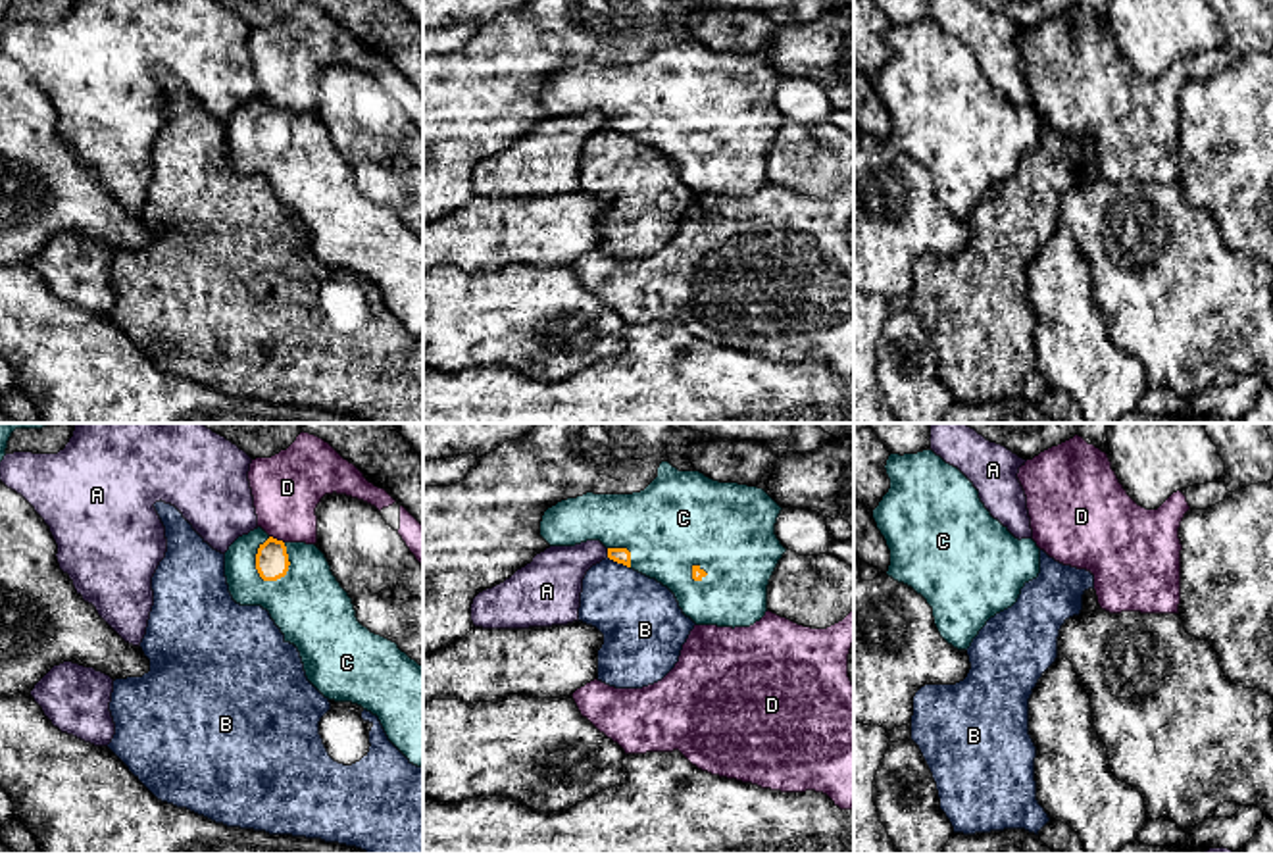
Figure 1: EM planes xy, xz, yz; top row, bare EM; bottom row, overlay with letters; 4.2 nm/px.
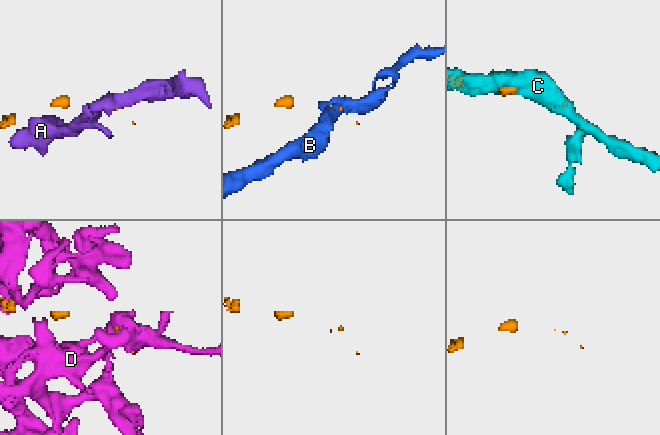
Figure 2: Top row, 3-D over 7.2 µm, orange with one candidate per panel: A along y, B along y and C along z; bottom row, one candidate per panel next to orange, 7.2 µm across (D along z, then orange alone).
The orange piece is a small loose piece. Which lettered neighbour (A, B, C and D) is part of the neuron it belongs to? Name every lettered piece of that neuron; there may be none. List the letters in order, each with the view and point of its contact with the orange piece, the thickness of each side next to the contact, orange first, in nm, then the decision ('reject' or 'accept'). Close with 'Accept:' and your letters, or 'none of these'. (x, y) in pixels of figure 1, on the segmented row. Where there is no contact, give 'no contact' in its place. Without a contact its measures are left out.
A: contact xz (608, 552); calibres 60 and 240 nm; reject
B: contact xz (620, 562); calibres 60 and 340 nm; reject
C: contact xy (256, 564); calibres 140 and 280 nm; accept
D: contact xy (275, 539); calibres 140 and 300 nm; reject
Accept: C

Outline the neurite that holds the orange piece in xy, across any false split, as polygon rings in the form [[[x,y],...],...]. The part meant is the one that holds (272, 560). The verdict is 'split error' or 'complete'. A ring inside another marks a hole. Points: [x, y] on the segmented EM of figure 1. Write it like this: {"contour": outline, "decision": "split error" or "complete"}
{"contour": [[[258,527],[225,552],[225,577],[237,604],[269,612],[285,642],[298,648],[308,681],[325,698],[352,702],[377,716],[388,741],[410,764],[423,767],[423,666],[358,621],[352,598],[315,544],[283,542]]], "decision": "split error"}

